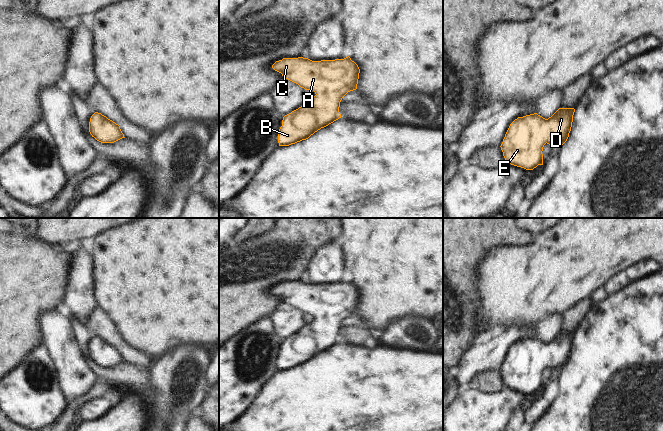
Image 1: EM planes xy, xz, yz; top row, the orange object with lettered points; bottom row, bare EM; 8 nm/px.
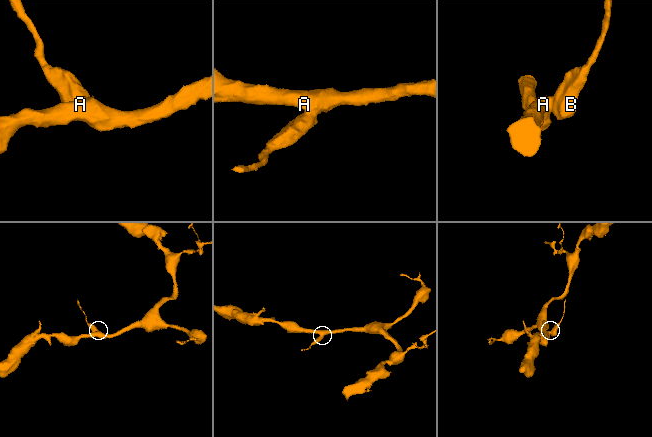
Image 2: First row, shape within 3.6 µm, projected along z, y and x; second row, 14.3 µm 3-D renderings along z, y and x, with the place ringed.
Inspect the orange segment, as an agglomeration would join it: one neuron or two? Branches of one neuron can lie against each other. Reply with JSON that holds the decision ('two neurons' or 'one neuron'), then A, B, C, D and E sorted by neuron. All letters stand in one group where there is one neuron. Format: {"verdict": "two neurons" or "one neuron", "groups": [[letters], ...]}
{"verdict": "one neuron", "groups": [["A", "B", "C", "D", "E"]]}

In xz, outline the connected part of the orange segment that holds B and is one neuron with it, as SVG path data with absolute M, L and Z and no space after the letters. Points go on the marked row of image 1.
M348 56L344 59L312 61L308 58L283 58L272 68L305 90L313 90L315 96L301 107L285 115L279 129L279 146L289 146L308 139L315 132L341 118L340 102L344 96L357 89L360 69Z

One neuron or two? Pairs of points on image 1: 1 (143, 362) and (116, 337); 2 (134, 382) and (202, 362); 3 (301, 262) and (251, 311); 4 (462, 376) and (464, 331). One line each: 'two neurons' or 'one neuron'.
1: one neuron
2: two neurons
3: one neuron
4: two neurons

